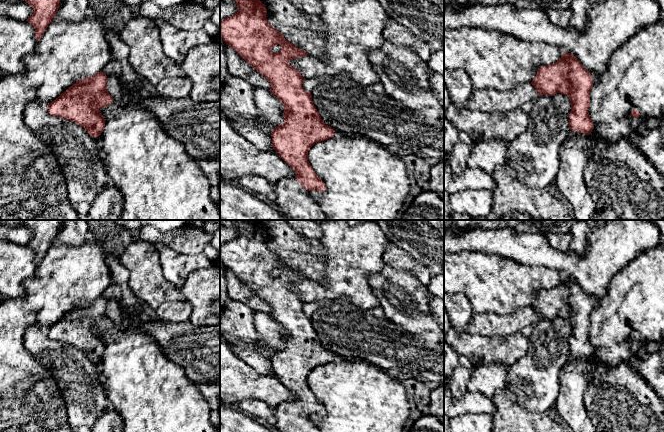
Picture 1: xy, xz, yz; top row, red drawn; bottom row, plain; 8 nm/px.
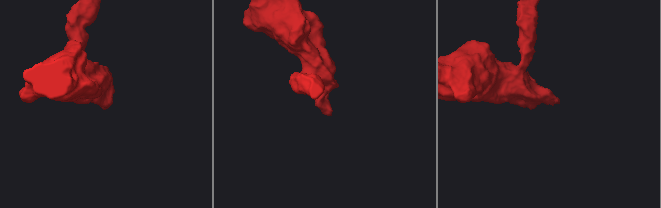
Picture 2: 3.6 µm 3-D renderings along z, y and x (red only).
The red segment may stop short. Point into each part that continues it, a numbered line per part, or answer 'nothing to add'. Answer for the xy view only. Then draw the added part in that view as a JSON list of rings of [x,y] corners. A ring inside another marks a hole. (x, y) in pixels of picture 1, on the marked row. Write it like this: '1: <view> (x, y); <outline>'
nothing to add

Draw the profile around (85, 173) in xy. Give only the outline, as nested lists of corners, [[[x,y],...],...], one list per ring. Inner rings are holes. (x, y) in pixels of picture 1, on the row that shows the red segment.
[[[37,101],[26,104],[23,118],[25,125],[43,142],[45,149],[56,157],[66,181],[69,202],[73,206],[79,202],[90,204],[111,182],[106,164],[101,160],[95,147],[94,137],[81,125],[50,115],[47,107]]]

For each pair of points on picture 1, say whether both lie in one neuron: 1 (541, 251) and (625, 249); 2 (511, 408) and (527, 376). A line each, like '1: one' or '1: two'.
1: one
2: two

